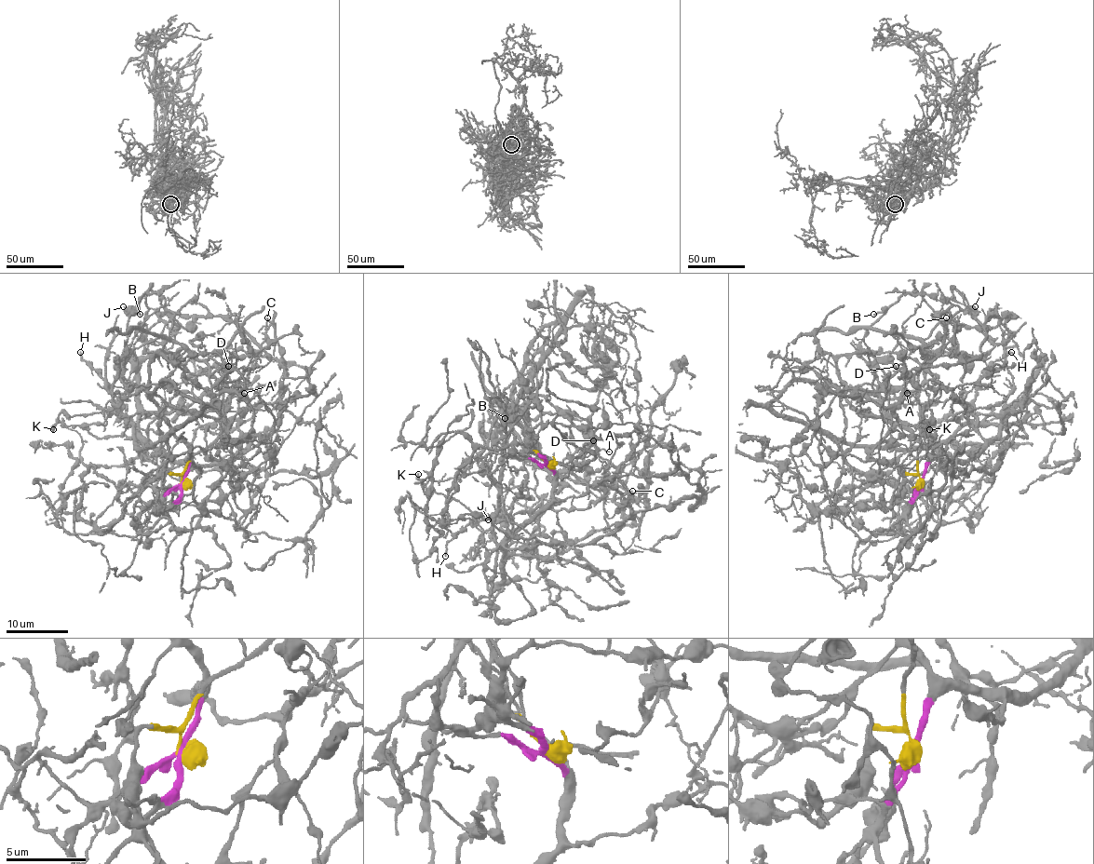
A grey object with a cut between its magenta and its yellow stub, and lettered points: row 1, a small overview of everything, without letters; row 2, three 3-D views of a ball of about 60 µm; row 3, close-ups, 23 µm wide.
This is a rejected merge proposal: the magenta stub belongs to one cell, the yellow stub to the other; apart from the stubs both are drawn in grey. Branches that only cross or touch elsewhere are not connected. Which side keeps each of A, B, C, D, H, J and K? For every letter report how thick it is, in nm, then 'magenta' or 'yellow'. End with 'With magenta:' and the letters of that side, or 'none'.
A: 120 nm thick; yellow
B: 140 nm thick; magenta
C: 60 nm thick; yellow
D: 100 nm thick; yellow
H: 200 nm thick; magenta
J: 360 nm thick; yellow
K: 460 nm thick; magenta
With magenta: B, H, K

